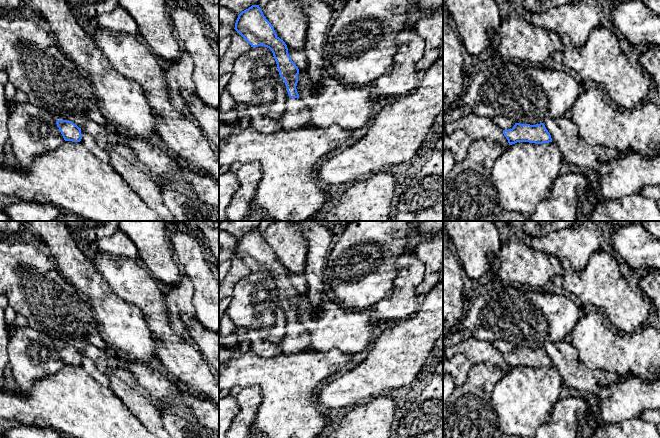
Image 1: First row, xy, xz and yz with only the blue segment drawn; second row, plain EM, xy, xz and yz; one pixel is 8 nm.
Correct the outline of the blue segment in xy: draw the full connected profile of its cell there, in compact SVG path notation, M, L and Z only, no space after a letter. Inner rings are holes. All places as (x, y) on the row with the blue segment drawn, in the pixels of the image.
M57 120L56 124L65 141L81 141L81 128L79 128L76 124L67 120Z

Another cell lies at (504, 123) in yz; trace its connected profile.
M496 116L492 118L492 120L502 130L512 129L515 125L515 122L512 119L504 116Z

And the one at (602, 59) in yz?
M597 27L593 29L581 47L575 47L567 35L562 37L563 48L553 55L557 65L565 70L573 70L579 75L581 84L593 81L606 93L609 100L624 109L639 105L642 100L652 95L652 79L637 64L632 65L627 59L625 46L613 29Z

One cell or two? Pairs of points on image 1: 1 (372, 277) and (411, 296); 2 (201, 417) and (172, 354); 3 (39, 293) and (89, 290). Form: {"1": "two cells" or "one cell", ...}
{"1": "two cells", "2": "two cells", "3": "two cells"}

